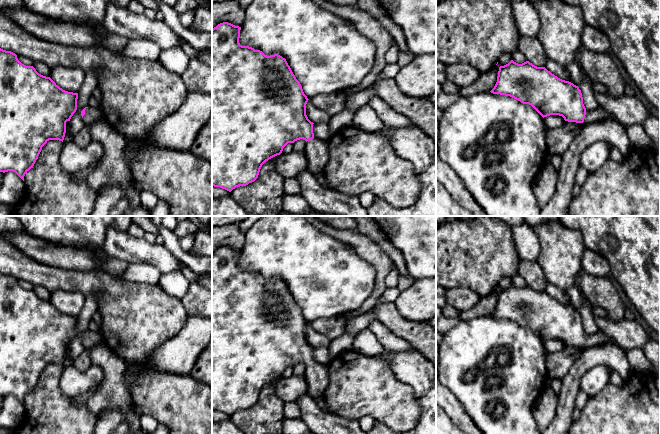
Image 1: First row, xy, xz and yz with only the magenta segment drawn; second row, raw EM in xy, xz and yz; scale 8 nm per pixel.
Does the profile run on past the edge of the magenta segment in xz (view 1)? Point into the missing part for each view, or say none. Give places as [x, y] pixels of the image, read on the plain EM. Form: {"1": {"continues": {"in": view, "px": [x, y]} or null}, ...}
{"1": {"continues": {"in": "xz", "px": [316, 374]}}}

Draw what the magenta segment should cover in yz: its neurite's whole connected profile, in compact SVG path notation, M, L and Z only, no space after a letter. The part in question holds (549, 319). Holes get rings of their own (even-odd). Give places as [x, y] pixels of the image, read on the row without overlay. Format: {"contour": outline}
{"contour": "M511 284L499 291L497 306L490 315L510 320L523 328L531 329L543 342L559 339L568 346L598 347L614 340L599 331L588 335L578 310L562 304L545 291L526 285L518 288Z"}

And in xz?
{"contour": "M228 246L218 248L212 253L212 410L220 411L231 416L239 410L246 410L254 406L259 399L262 389L269 383L280 379L288 367L294 367L303 363L306 365L305 378L307 382L307 393L317 401L324 398L324 392L328 385L328 366L314 361L313 346L306 339L307 320L304 318L300 306L296 303L285 282L278 278L267 280L260 274L239 267L241 251Z"}

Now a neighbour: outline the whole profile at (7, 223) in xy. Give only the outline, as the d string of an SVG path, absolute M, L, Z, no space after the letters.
M0 216L0 232L25 232L15 216Z

